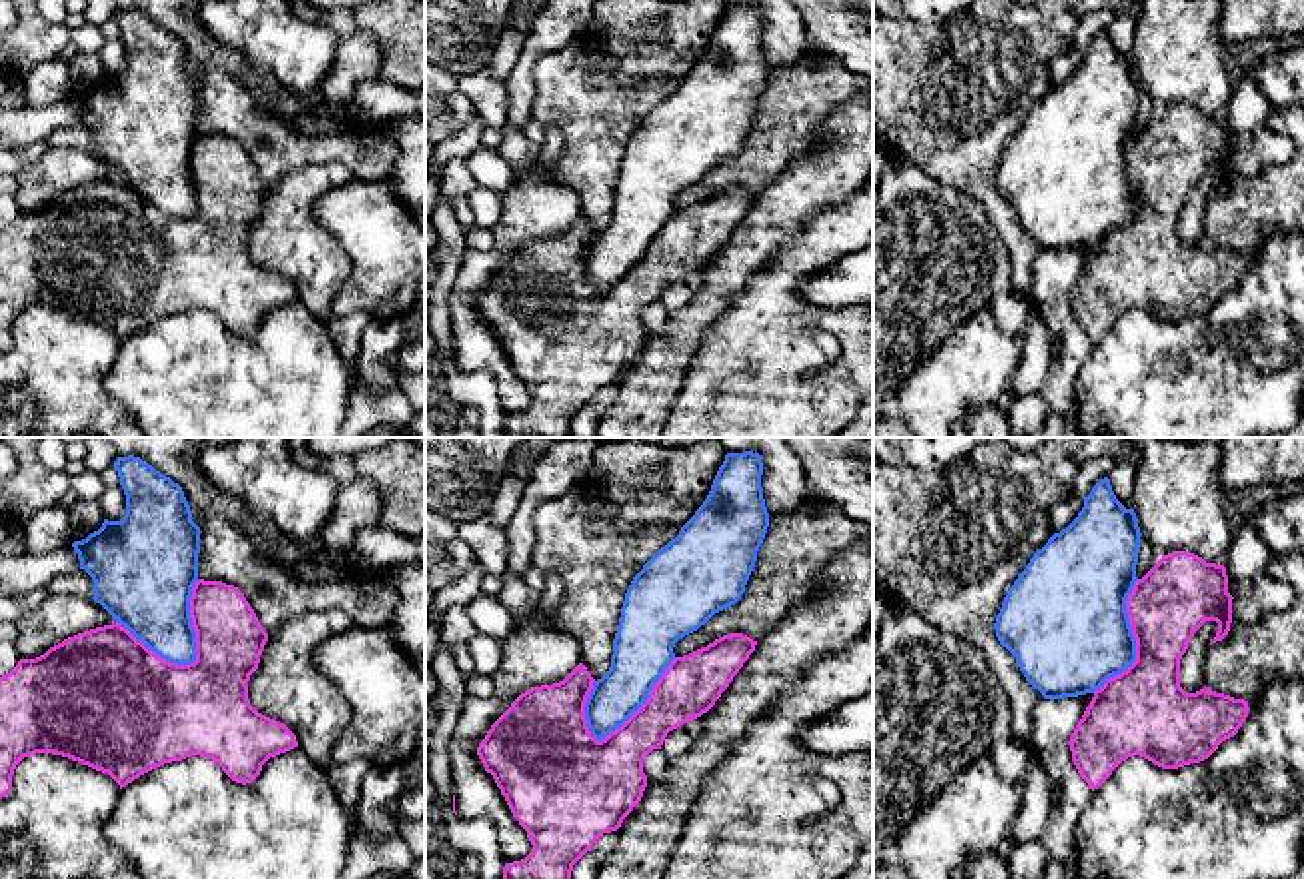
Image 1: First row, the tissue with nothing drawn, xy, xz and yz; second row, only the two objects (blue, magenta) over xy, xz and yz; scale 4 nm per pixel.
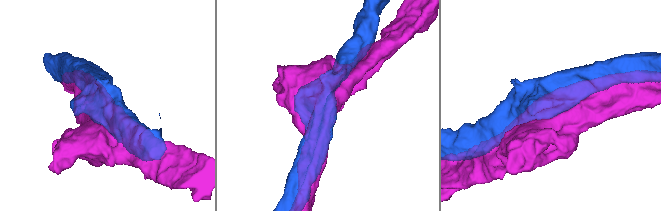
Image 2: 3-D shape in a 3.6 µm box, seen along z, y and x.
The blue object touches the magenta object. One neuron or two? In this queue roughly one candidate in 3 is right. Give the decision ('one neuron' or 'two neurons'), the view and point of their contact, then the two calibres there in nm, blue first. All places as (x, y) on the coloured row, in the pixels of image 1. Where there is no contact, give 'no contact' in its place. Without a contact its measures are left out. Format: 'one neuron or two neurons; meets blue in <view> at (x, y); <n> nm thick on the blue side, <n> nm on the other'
two neurons; meets blue in xy at (194, 660); 280 nm thick on the blue side, 400 nm on the other

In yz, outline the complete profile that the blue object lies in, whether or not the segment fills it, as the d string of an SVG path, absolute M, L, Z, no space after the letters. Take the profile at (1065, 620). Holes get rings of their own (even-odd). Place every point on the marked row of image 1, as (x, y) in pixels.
M1104 477L1084 497L1078 517L1036 551L1006 591L994 623L996 637L1044 699L1094 693L1136 661L1126 599L1138 581L1140 537L1134 509L1116 499Z

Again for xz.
M727 453L703 505L633 577L611 667L585 703L597 741L641 709L675 659L675 643L745 593L769 527L761 475L759 453Z

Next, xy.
M140 457L114 461L126 515L72 547L94 581L94 601L162 659L196 661L190 617L198 581L200 527L184 491Z

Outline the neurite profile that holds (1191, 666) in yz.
M1206 621L1190 639L1186 653L1180 659L1180 687L1186 693L1196 693L1206 687L1202 665L1206 651L1216 637L1218 623Z

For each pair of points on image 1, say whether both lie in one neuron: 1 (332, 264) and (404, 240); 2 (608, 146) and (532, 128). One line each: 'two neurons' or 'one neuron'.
1: two neurons
2: two neurons

